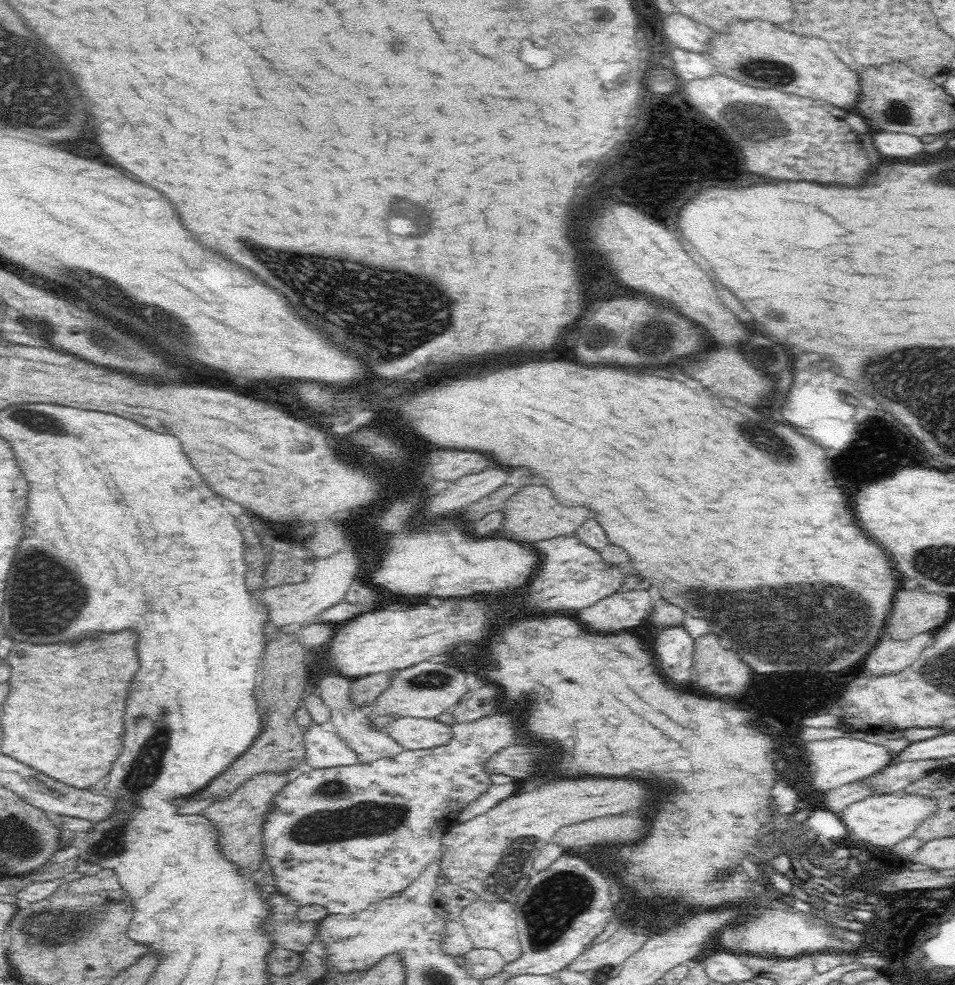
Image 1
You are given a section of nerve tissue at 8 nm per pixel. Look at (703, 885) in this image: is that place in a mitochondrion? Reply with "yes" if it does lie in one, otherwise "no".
no

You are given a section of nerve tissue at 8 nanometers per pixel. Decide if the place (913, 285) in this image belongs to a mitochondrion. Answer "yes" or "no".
no

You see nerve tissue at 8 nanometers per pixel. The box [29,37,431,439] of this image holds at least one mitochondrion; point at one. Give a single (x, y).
(176, 333)

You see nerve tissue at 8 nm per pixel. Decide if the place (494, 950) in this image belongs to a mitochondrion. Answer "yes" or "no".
no

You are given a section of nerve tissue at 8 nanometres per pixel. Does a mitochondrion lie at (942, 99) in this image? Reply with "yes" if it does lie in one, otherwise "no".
no

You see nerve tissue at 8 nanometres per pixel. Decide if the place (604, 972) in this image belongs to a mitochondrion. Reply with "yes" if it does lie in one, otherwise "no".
no

